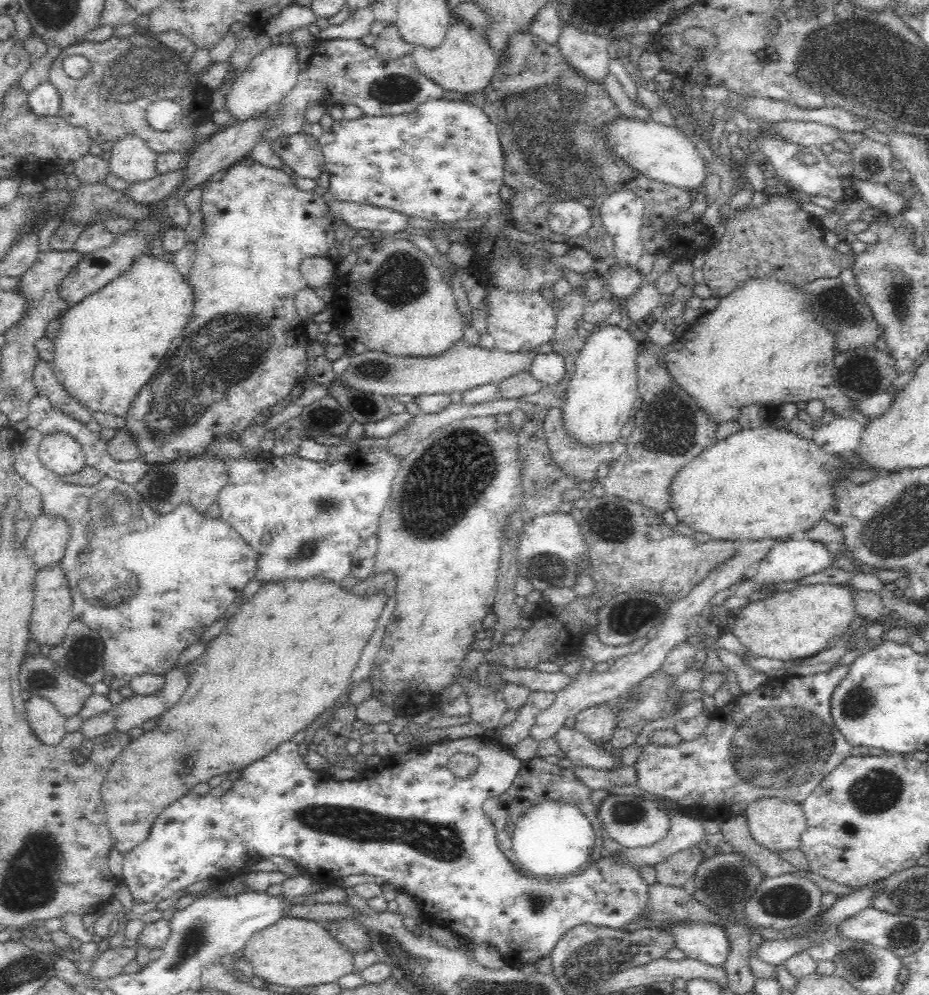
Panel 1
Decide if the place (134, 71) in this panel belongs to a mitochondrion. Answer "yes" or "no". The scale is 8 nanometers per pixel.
yes

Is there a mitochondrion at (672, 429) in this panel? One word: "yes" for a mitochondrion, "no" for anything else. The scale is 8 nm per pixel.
yes

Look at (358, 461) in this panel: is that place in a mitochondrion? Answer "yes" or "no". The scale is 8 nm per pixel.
no

